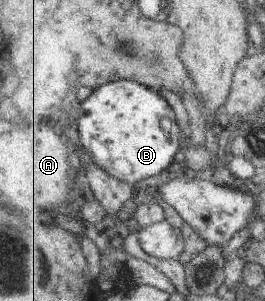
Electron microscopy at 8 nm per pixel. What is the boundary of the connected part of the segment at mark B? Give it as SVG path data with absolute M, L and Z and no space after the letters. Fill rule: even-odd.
M129 79L111 81L92 91L82 102L78 128L95 164L130 187L163 175L181 148L181 128L167 100L155 89Z

